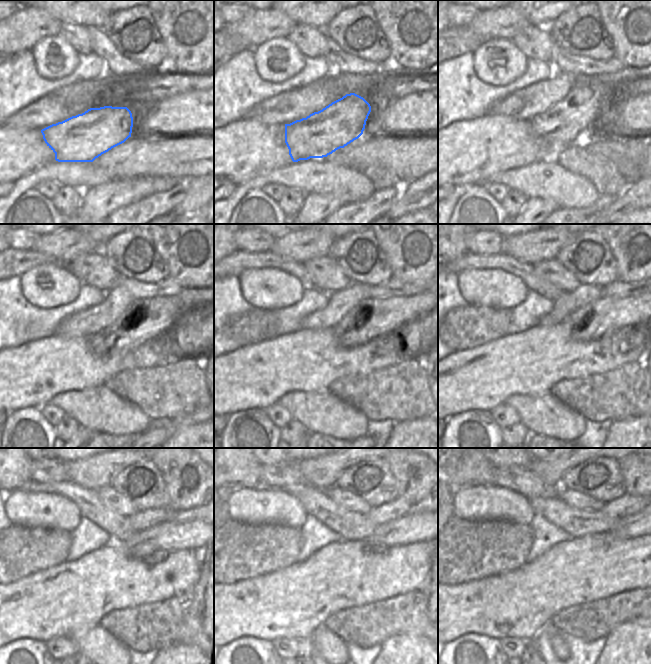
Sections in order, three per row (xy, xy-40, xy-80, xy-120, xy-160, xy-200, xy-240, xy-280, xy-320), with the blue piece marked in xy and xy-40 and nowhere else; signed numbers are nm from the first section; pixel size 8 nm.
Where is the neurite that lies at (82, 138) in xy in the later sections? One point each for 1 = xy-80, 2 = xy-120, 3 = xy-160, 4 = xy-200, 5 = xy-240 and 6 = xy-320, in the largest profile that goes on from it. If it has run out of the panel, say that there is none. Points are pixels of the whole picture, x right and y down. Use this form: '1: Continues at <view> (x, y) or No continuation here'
1: Continues at xy-80 (569, 121)
2: Continues at xy-120 (146, 319)
3: Continues at xy-160 (371, 318)
4: Continues at xy-200 (593, 320)
5: Continues at xy-240 (141, 545)
6: Continues at xy-320 (641, 524)

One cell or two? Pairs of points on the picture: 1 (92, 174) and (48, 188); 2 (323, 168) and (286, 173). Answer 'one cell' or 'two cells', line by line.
1: two cells
2: one cell

